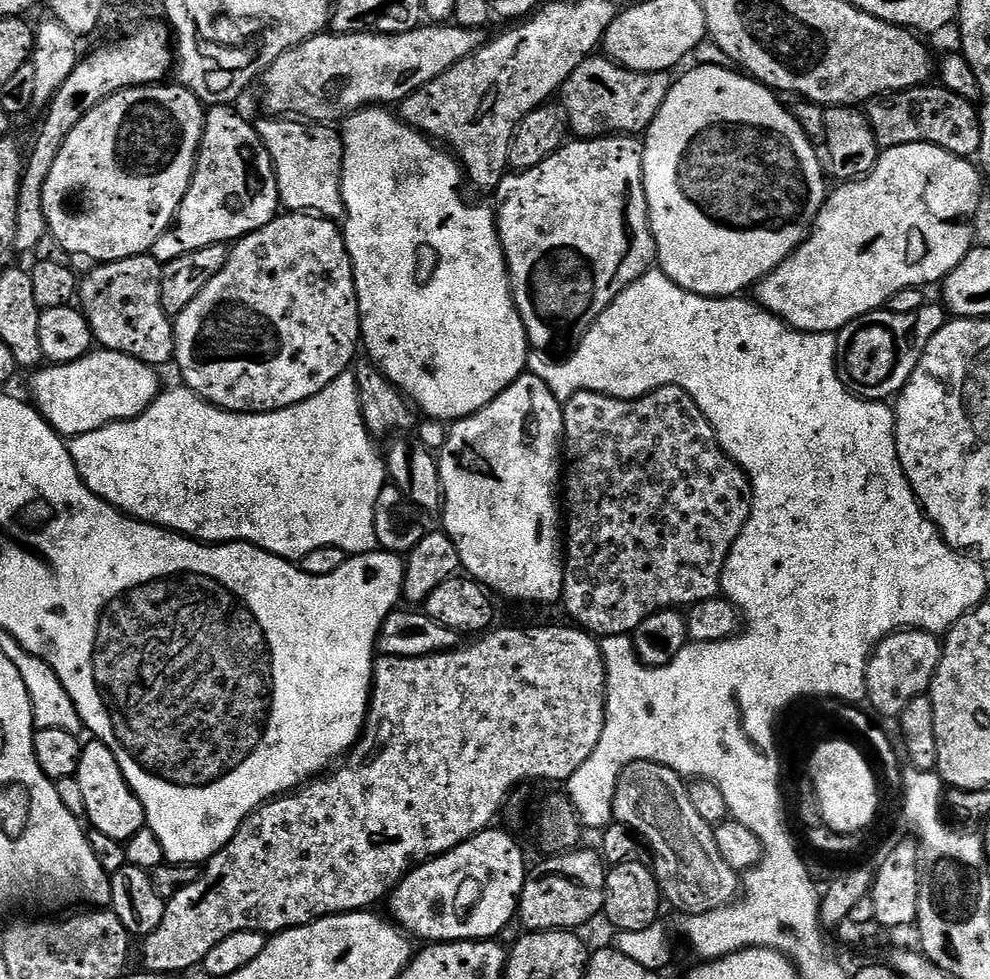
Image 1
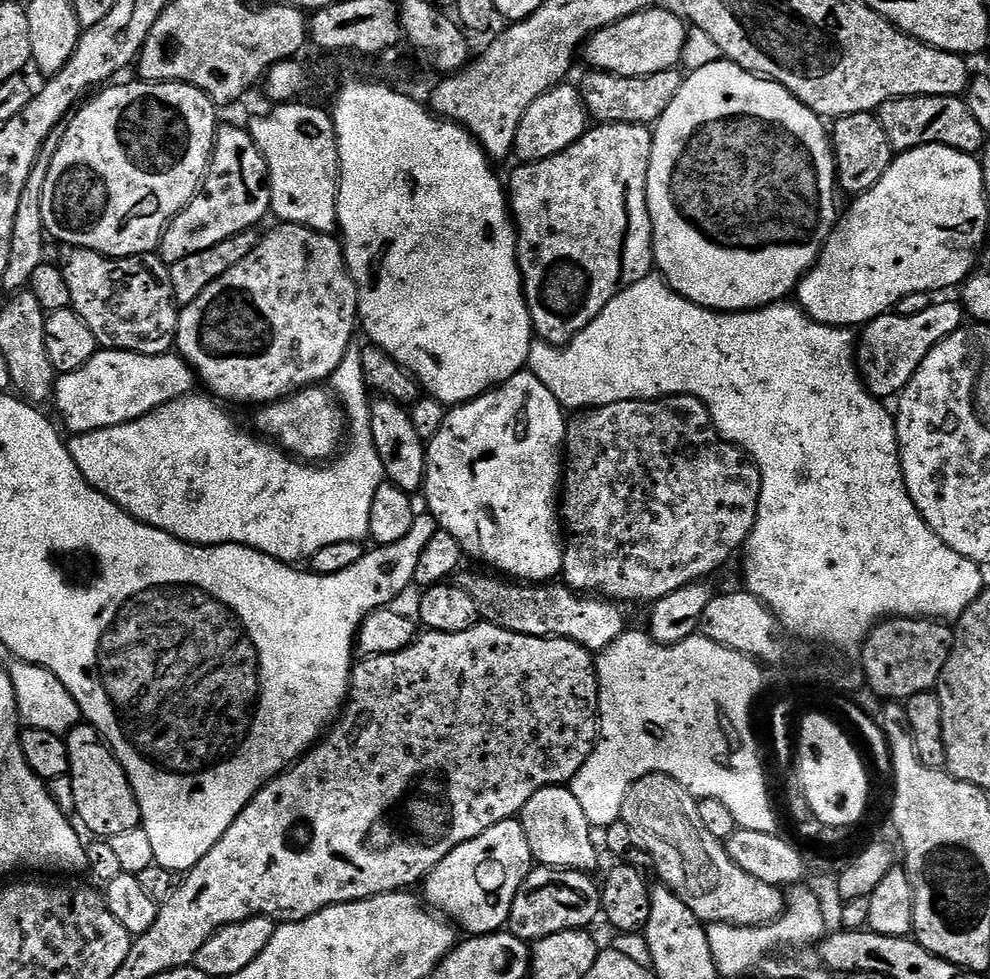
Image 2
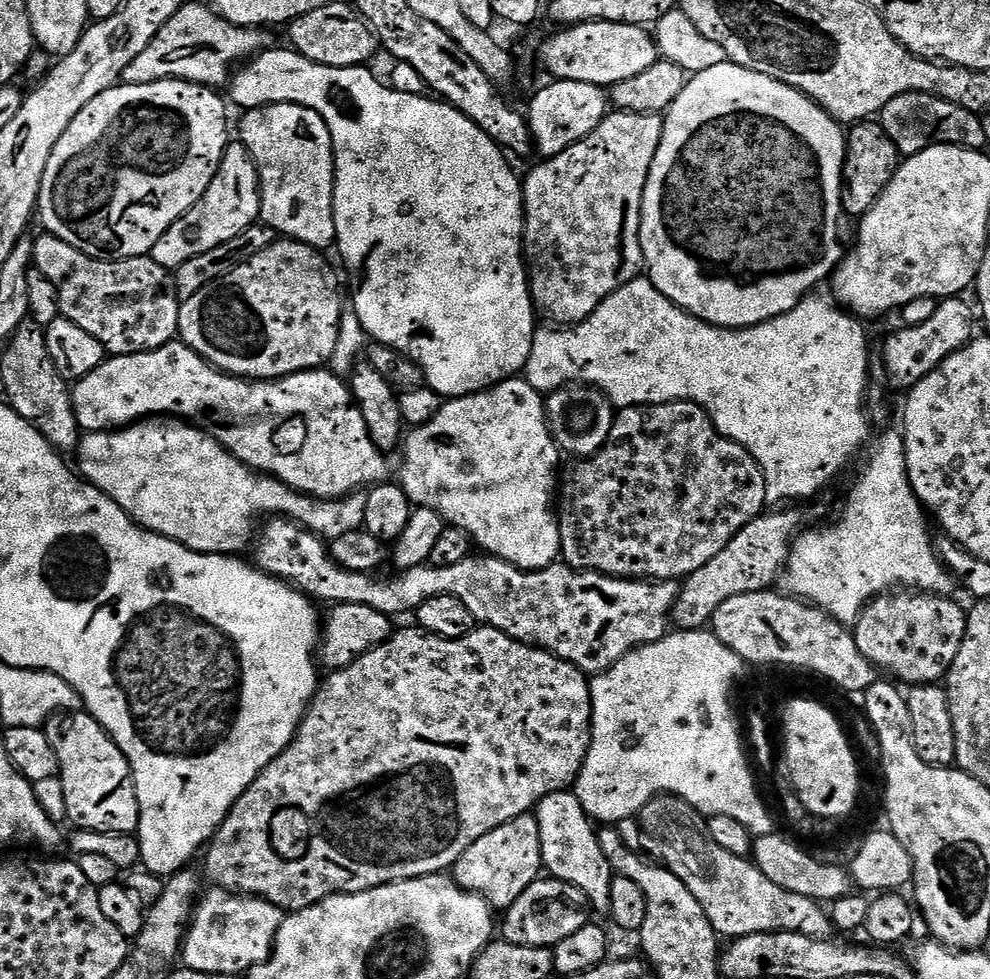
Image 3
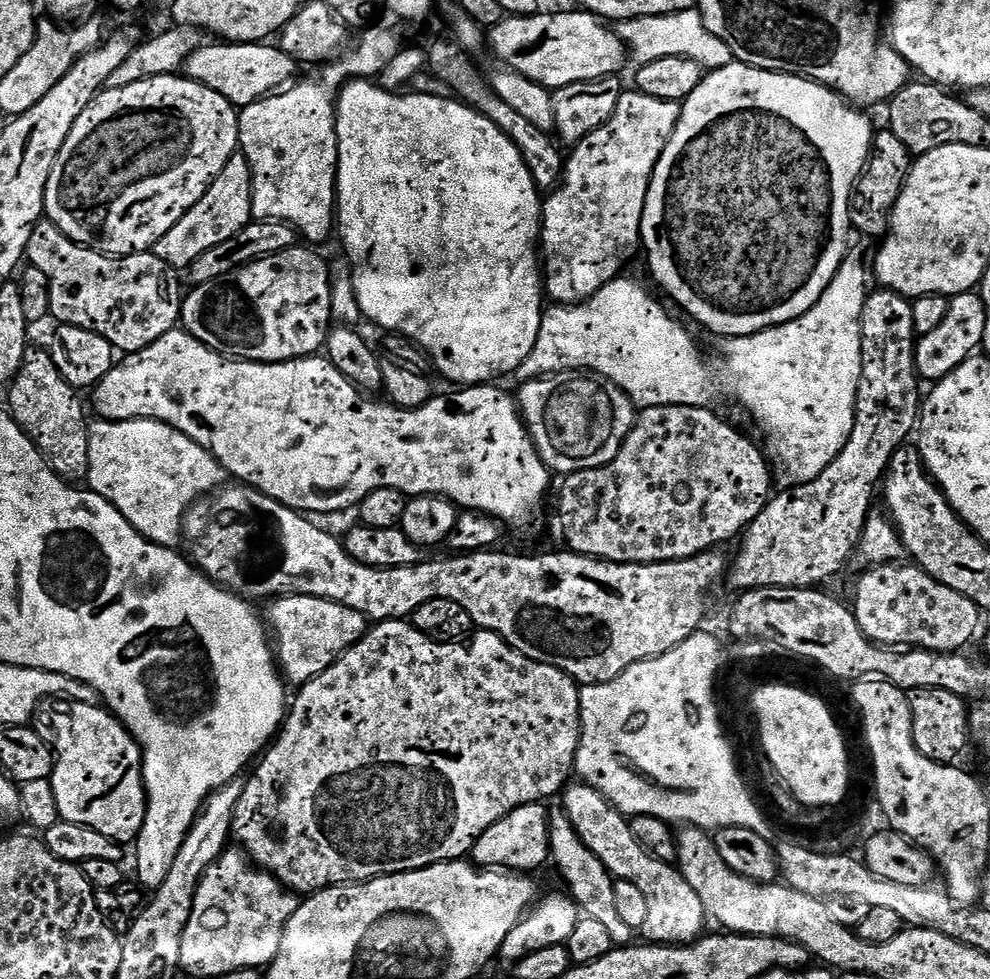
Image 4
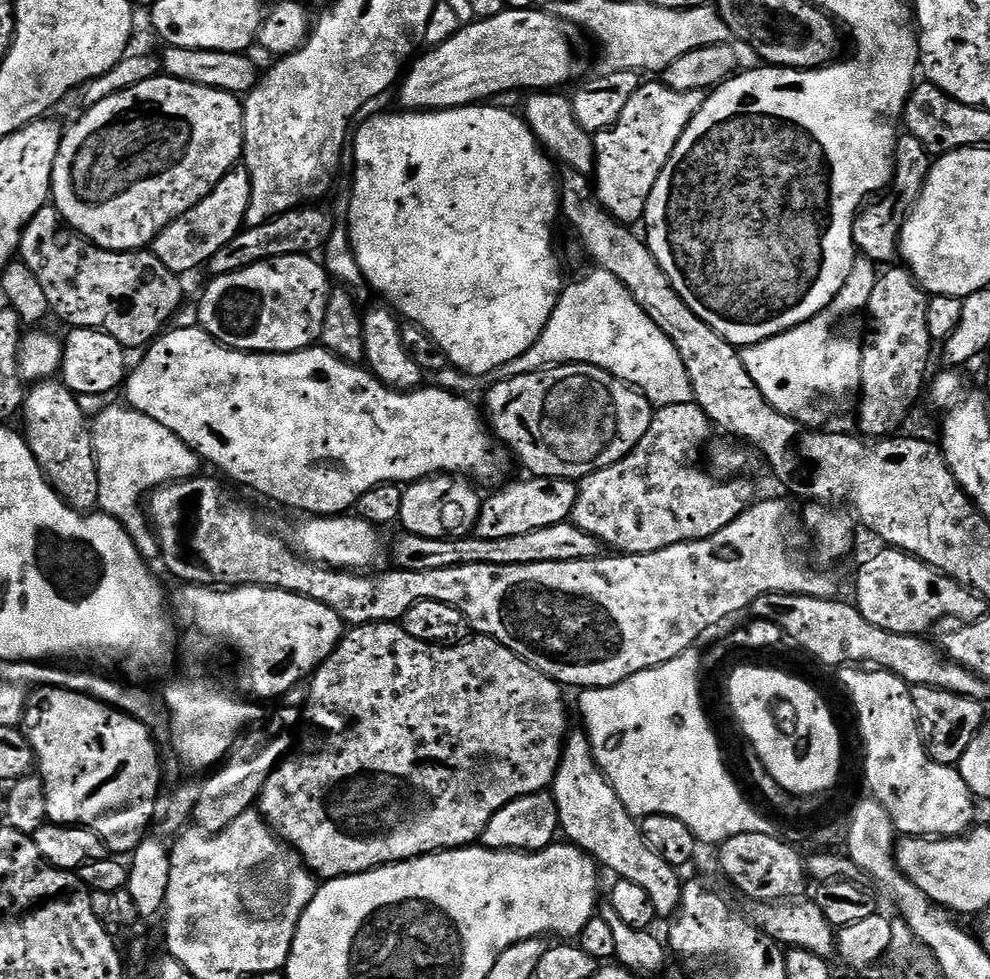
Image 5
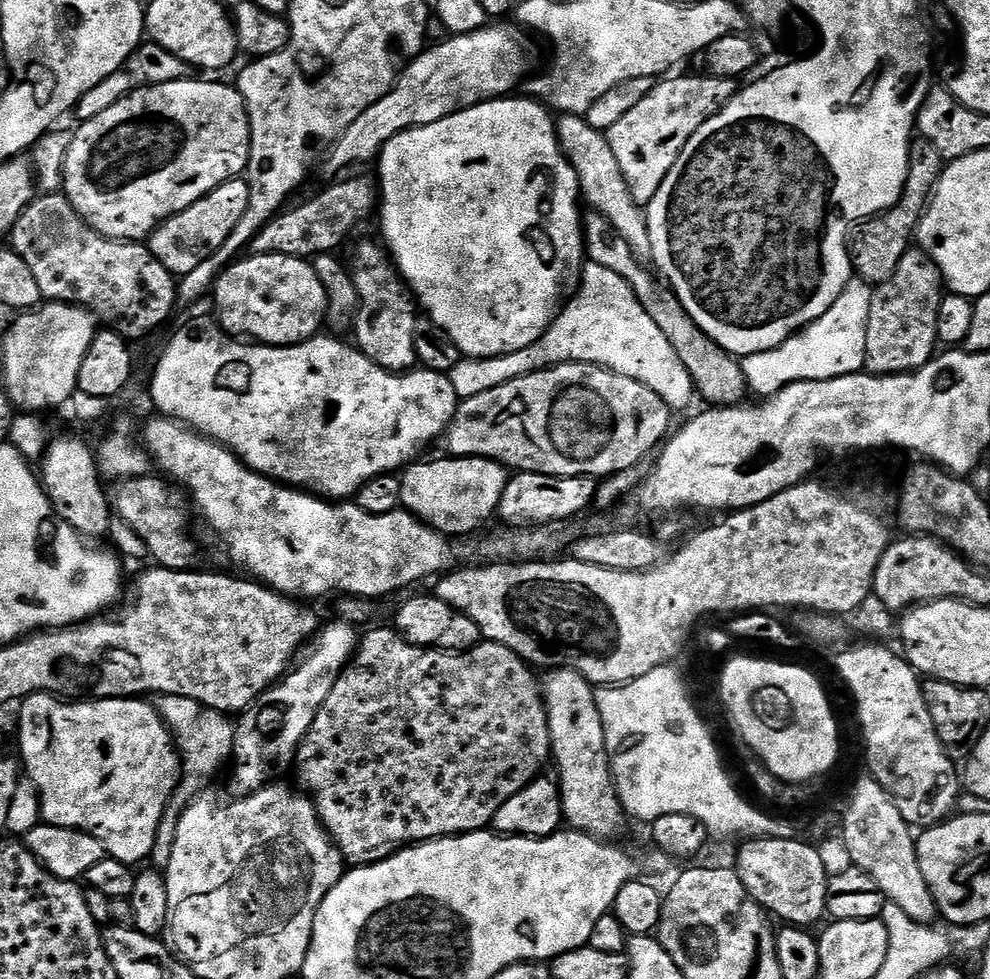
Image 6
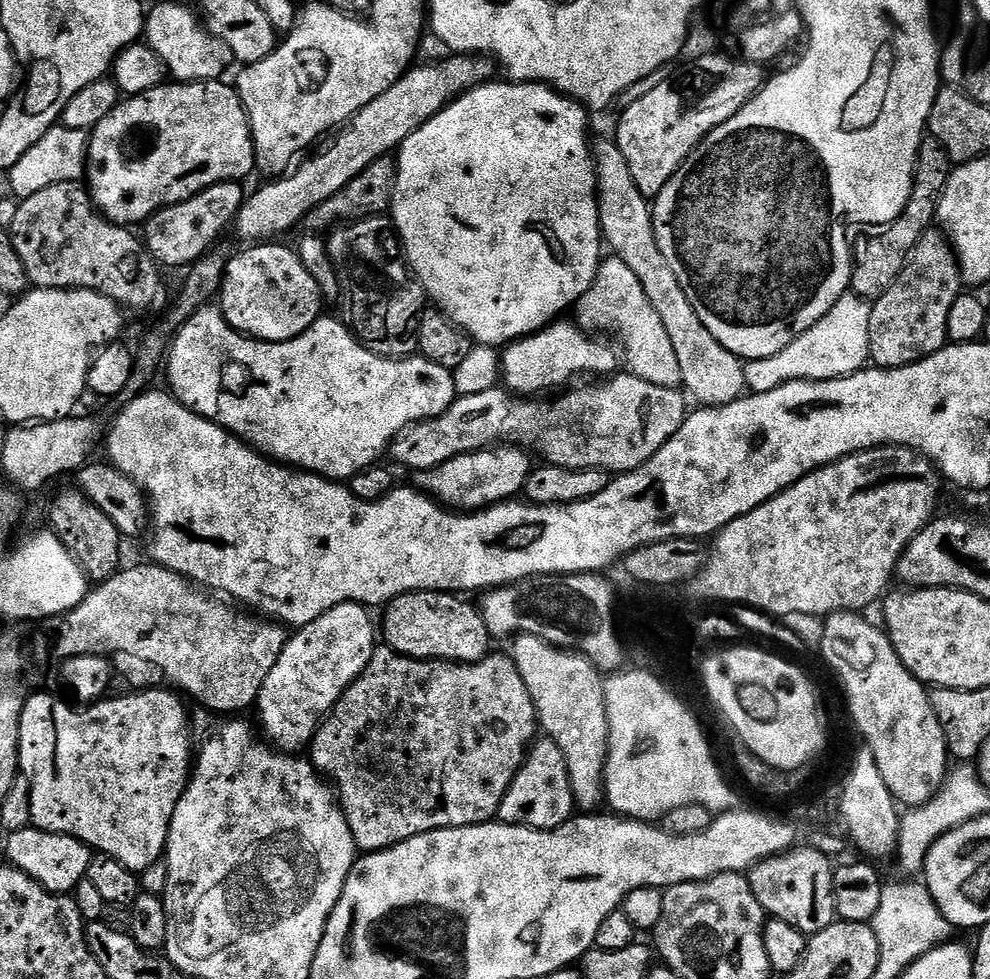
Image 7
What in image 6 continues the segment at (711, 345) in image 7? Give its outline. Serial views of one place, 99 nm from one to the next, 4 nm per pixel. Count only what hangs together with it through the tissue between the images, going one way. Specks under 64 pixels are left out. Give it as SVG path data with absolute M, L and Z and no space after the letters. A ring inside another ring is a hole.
M564 114L556 120L556 136L560 140L560 148L564 151L564 157L571 162L578 174L583 203L589 209L602 213L610 222L610 226L614 226L616 233L626 238L630 250L634 250L636 257L641 262L647 261L652 254L648 218L645 209L638 202L634 202L634 196L630 194L630 186L626 186L622 166L618 166L618 158L614 158L614 150L610 150L607 135L594 130L594 126L590 126L590 122L585 117Z

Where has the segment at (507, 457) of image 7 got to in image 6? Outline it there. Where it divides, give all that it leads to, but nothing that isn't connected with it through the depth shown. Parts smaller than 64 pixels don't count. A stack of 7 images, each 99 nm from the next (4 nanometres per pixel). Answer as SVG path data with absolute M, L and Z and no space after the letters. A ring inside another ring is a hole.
M481 456L443 459L421 459L403 469L400 476L400 503L403 511L412 513L417 520L430 525L435 532L441 532L443 536L468 536L471 532L478 531L491 516L493 519L499 513L502 490L506 490L510 472L496 460L487 460Z

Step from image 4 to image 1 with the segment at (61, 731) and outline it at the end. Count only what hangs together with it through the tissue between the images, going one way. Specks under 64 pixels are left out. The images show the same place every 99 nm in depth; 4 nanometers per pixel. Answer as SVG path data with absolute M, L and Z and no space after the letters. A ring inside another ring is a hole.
M89 739L80 749L80 761L75 777L82 790L82 798L86 802L86 820L97 832L106 834L106 838L127 842L138 834L138 830L146 827L144 807L134 794L134 790L126 782L122 774L122 766L118 766L118 758L101 740Z

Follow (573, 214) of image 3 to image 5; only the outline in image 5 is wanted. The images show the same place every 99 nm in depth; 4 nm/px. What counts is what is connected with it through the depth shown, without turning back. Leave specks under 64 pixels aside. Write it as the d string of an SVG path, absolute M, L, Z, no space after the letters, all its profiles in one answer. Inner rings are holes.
M644 82L634 98L626 102L626 110L622 110L616 125L606 132L595 133L594 196L615 220L629 226L635 225L635 220L643 221L650 190L670 154L674 154L678 138L682 138L694 114L698 114L704 97L704 92L670 90L663 82Z

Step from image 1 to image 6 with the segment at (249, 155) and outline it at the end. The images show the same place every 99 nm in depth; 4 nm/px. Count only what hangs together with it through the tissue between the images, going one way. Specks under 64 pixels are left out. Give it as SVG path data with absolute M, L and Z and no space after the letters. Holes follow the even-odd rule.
M244 178L227 180L210 194L206 194L194 206L169 216L163 224L157 226L150 237L150 247L153 254L166 266L173 276L182 278L190 274L190 270L198 270L202 262L209 262L210 257L230 238L234 226L246 214L246 206L250 202L248 181Z

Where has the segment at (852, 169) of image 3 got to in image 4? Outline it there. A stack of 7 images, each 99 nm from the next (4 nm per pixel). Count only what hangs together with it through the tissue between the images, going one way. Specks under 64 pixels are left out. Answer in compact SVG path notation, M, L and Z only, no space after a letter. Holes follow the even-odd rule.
M890 130L877 131L872 137L872 152L868 155L868 163L864 172L852 189L848 222L855 231L869 238L883 238L888 235L892 207L898 202L900 191L904 189L906 178L912 169L914 153L902 146L898 134Z

